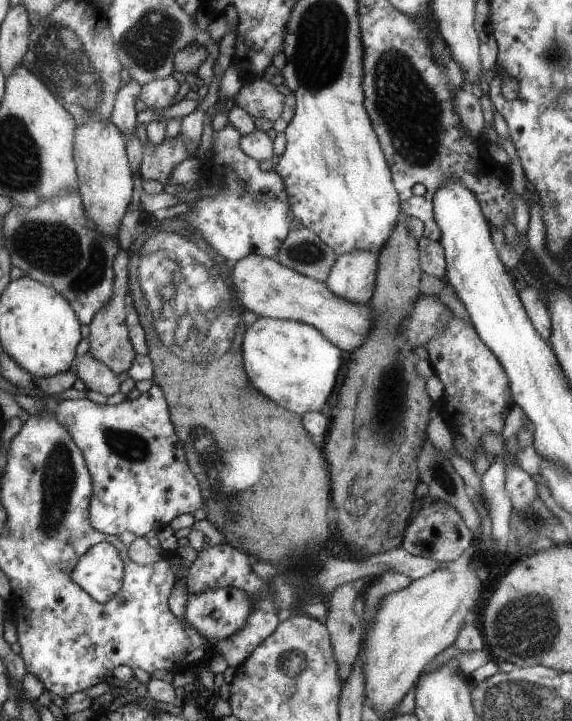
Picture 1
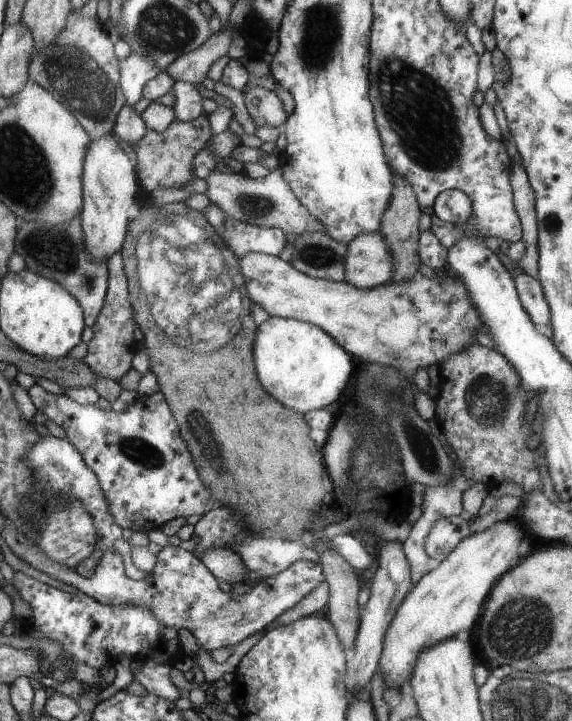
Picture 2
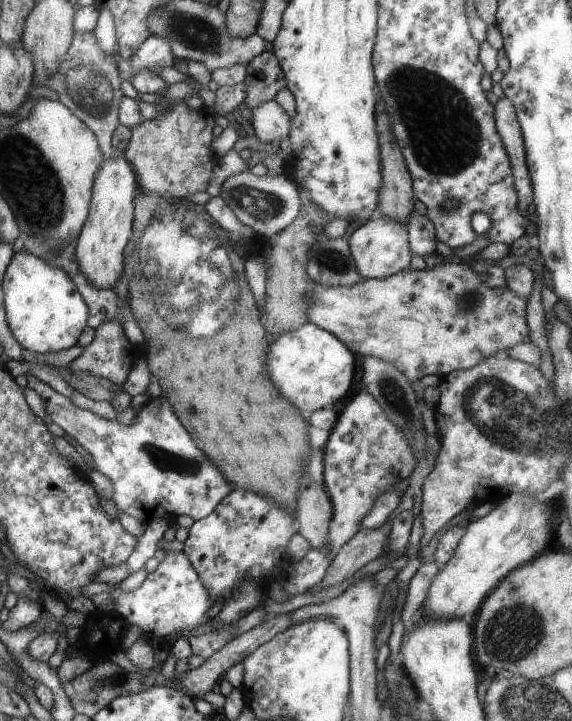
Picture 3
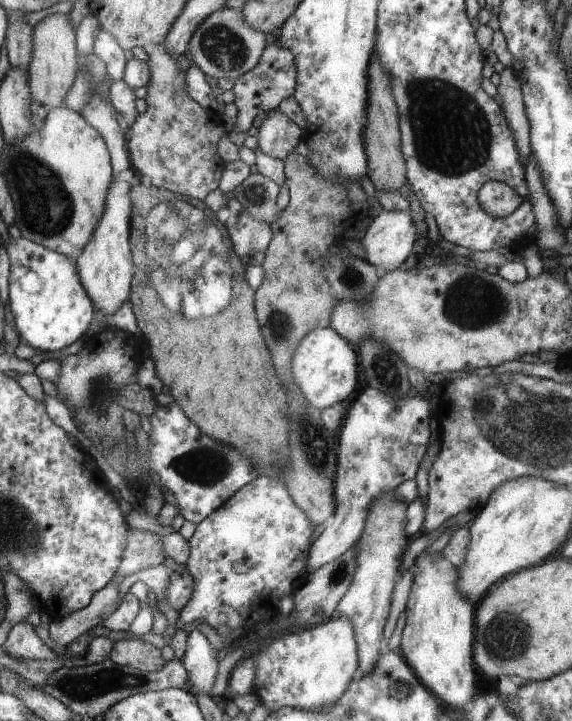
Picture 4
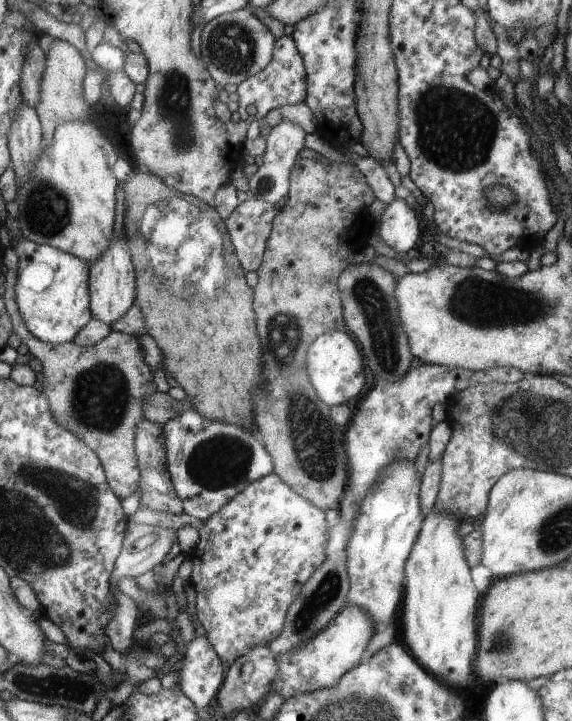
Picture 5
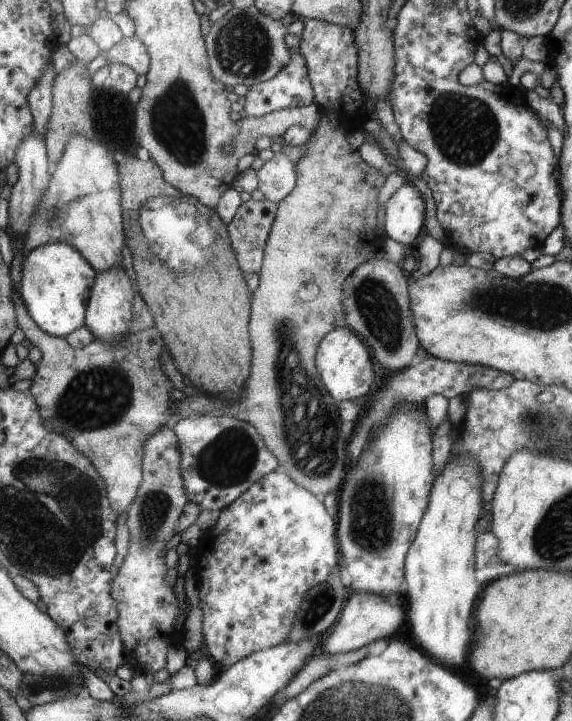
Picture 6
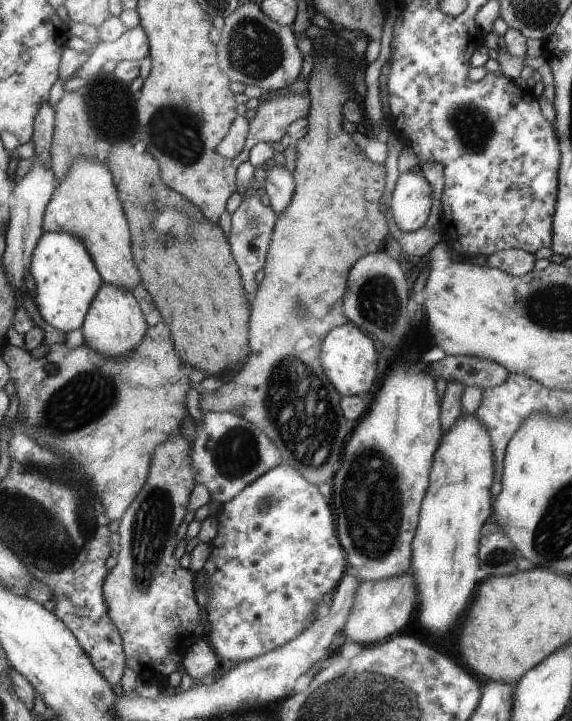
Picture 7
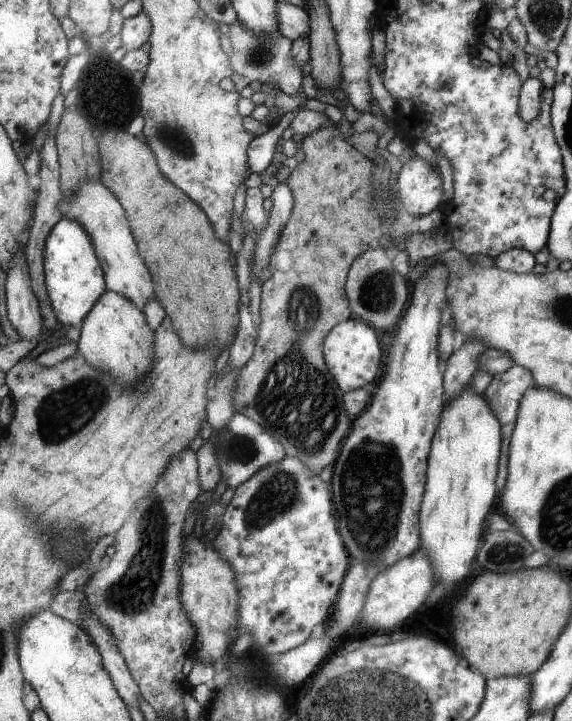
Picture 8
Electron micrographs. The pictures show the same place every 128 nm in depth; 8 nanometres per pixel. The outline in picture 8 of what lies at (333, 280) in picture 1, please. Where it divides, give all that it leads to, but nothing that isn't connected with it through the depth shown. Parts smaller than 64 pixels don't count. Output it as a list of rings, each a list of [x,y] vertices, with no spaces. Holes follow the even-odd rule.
[[[413,154],[398,171],[397,196],[411,216],[423,216],[436,208],[441,200],[441,175],[427,161]]]

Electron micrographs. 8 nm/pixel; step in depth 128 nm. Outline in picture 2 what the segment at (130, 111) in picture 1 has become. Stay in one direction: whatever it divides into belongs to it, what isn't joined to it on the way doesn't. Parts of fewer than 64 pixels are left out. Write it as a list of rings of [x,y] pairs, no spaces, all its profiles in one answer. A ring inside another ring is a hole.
[[[129,52],[128,56],[119,60],[119,72],[119,86],[121,86],[121,92],[125,96],[124,105],[133,108],[135,102],[142,98],[141,90],[145,82],[162,71],[143,54],[139,56],[135,52]]]

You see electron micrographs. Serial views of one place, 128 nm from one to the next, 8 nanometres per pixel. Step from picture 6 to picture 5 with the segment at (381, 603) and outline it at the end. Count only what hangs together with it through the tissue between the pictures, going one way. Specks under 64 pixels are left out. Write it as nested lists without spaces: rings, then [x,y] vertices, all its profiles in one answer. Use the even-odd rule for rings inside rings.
[[[345,604],[329,624],[313,638],[302,642],[297,649],[275,655],[277,674],[271,682],[269,695],[279,694],[281,698],[288,699],[289,696],[303,694],[303,692],[331,688],[345,672],[358,664],[361,652],[371,636],[373,636],[373,628],[365,612],[359,610],[357,606]]]

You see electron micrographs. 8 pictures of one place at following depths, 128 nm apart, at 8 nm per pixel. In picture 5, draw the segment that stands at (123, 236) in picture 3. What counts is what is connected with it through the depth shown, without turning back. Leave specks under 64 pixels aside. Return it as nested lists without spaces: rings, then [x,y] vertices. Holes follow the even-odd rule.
[[[115,235],[111,236],[109,246],[99,254],[99,258],[95,262],[89,264],[88,303],[91,319],[108,325],[117,322],[134,303],[136,287],[134,278],[134,266],[131,262],[131,255],[126,249],[125,241],[121,241],[121,238],[116,238]]]

